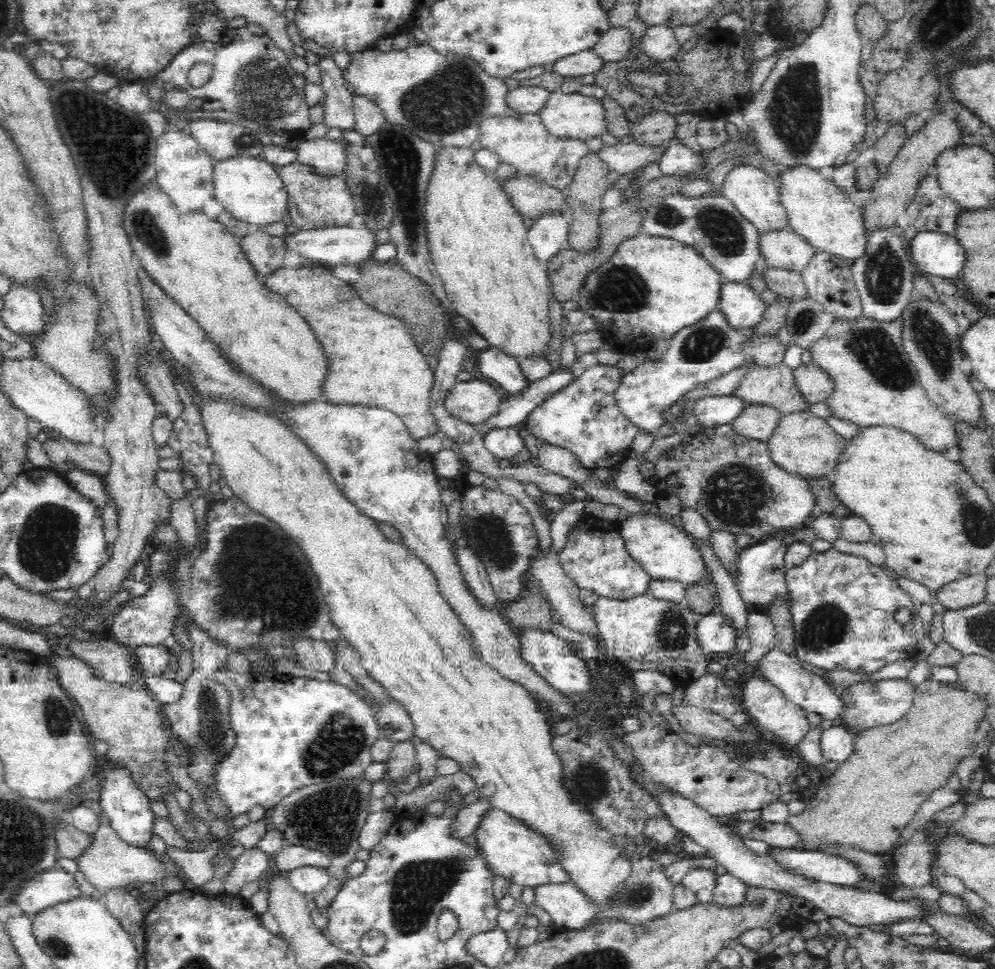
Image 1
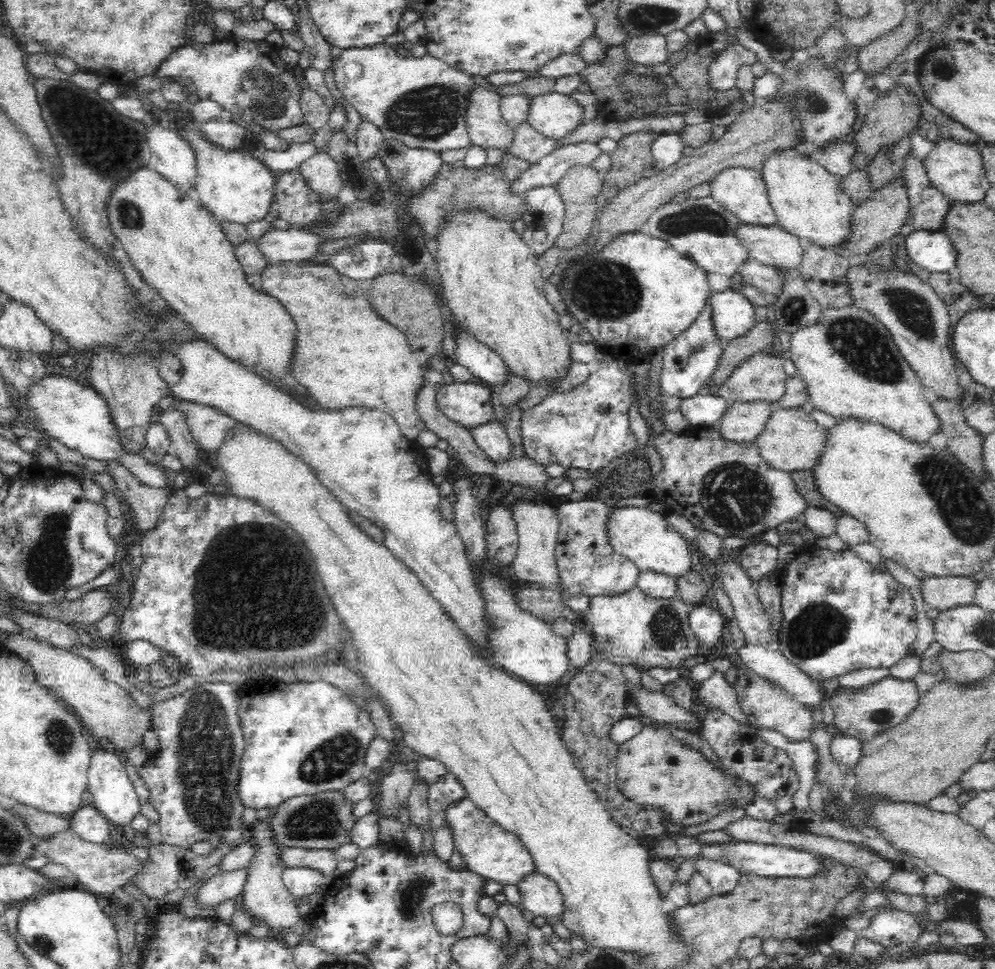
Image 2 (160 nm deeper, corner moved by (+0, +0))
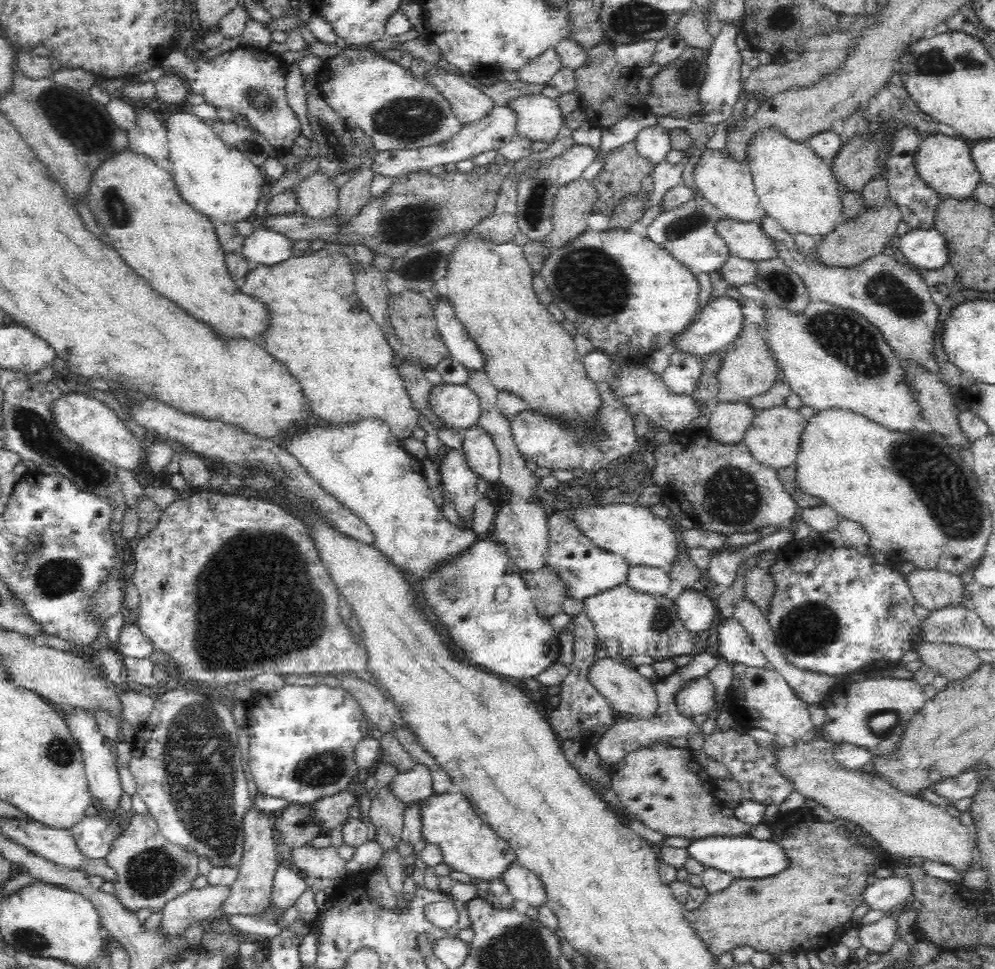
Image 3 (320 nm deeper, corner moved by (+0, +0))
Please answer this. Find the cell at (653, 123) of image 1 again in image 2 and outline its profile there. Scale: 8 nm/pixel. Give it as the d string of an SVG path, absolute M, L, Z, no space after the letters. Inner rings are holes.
M642 129L618 140L611 154L611 168L604 174L602 192L596 198L598 208L608 204L621 190L645 178L642 172L654 162L652 142L660 135L658 131Z

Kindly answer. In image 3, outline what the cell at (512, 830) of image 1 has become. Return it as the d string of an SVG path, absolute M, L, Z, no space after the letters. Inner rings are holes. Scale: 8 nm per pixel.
M455 790L442 796L433 794L423 802L422 835L430 844L442 848L444 864L450 870L489 883L491 880L502 879L502 876L517 862L517 854L507 840L498 836L494 829L486 824L472 808L468 797Z

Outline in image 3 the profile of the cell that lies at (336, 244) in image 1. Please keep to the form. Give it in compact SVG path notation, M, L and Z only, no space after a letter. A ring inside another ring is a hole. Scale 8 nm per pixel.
M254 229L245 237L242 253L250 261L250 270L258 265L272 266L288 258L298 256L294 253L294 241L288 236L272 229Z

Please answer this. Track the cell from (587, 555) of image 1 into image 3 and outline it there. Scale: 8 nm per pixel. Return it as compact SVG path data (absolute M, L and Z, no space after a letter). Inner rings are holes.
M572 509L552 514L548 527L550 527L550 544L546 564L560 577L569 597L583 601L627 582L629 568L627 560L622 555L612 554L596 546L586 533L580 531Z

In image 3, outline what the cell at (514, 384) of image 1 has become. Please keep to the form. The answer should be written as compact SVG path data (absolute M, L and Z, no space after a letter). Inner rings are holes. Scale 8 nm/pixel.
M447 297L432 300L438 332L441 334L449 354L468 371L485 372L484 353L478 344L470 338L464 325L456 318Z

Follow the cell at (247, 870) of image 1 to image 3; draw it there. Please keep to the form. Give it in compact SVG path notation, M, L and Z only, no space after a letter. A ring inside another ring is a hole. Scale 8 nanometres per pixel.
M213 886L192 888L180 894L174 900L166 902L162 908L163 918L160 928L169 936L184 934L190 924L202 920L211 920L212 914L220 909L230 897L228 886Z

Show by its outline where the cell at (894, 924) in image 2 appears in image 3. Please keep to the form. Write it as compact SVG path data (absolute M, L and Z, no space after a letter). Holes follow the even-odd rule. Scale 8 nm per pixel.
M885 915L874 924L862 926L858 932L862 946L872 952L888 952L900 933L898 920L895 919L895 916Z

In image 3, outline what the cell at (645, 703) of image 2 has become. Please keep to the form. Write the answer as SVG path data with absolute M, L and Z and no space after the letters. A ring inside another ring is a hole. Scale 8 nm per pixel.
M599 659L592 668L590 668L590 683L598 689L600 694L608 699L608 703L616 709L620 715L630 715L635 720L648 720L658 716L659 704L656 694L654 680L649 680L635 669L630 668L616 659Z

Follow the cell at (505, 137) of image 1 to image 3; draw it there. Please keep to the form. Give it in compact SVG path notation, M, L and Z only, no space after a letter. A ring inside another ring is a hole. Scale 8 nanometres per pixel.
M428 64L426 76L450 101L452 111L455 112L462 126L486 118L495 107L491 96L486 95L476 86L471 86L464 79L440 70L435 65Z

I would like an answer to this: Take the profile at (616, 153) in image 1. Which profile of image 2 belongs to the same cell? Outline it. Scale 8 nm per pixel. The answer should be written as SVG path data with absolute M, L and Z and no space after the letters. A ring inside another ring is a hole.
M579 142L554 149L532 164L514 184L514 191L522 193L534 188L557 186L565 172L573 164L590 165L602 154L600 146L593 142Z

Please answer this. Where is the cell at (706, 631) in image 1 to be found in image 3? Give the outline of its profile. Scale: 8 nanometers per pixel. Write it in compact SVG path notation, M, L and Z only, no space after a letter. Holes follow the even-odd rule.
M684 590L674 603L678 607L680 619L690 632L706 632L712 628L718 610L699 590Z

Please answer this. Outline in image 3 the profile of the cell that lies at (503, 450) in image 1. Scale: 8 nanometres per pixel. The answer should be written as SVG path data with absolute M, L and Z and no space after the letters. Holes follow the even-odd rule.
M473 426L462 431L462 448L470 469L487 482L499 480L500 454L493 437L484 427Z

